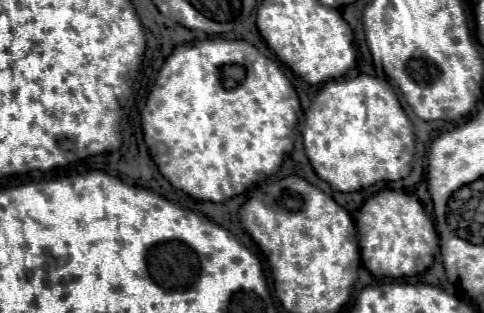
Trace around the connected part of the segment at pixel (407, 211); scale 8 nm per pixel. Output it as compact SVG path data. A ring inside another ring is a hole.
M384 189L368 199L355 217L364 267L376 277L412 277L434 261L438 235L416 195Z

